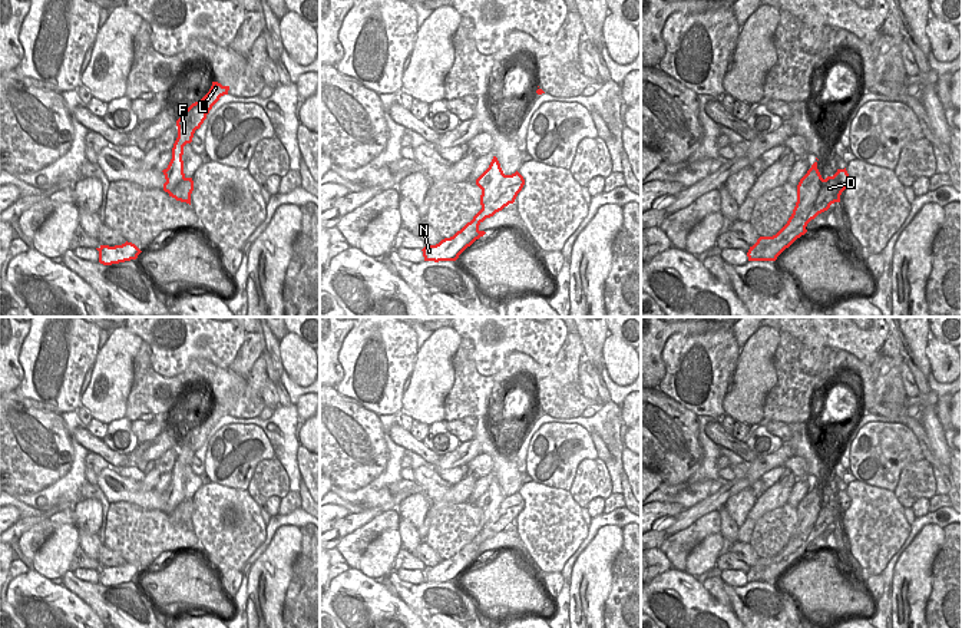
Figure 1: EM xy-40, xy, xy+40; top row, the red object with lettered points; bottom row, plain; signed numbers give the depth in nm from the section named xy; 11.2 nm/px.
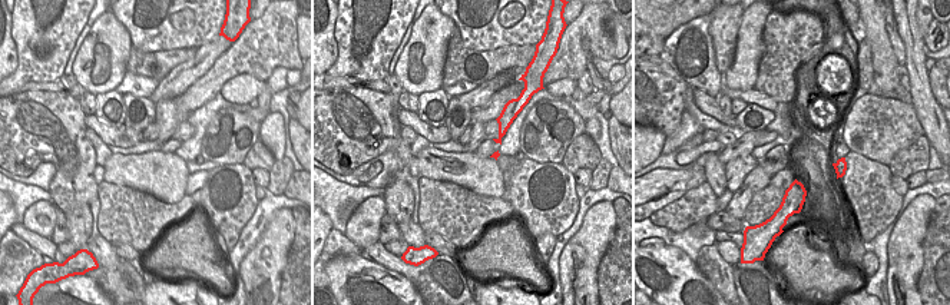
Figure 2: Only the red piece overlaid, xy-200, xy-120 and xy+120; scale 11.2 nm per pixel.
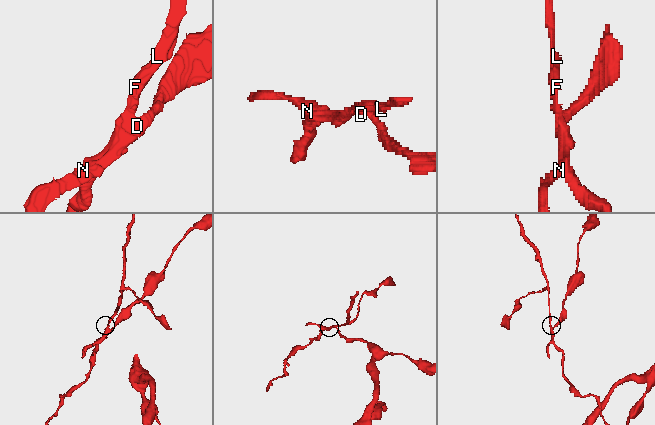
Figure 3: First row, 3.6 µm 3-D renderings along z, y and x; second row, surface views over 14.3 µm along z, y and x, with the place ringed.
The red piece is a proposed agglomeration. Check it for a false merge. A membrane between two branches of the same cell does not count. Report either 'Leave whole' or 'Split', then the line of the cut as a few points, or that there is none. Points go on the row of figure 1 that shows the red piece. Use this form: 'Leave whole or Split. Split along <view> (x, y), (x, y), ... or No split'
Split. Split along xy (506, 175), (496, 192), (485, 204), (492, 210), (486, 217).

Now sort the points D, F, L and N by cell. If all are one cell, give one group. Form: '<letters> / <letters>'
D / F L N

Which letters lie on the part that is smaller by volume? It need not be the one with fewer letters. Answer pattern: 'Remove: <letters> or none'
Remove: F, L, N

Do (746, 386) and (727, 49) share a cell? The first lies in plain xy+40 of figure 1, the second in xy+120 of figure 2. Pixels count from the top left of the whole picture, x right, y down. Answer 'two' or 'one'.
two

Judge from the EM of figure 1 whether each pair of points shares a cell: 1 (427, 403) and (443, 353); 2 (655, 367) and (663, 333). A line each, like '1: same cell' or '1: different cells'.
1: same cell
2: same cell

